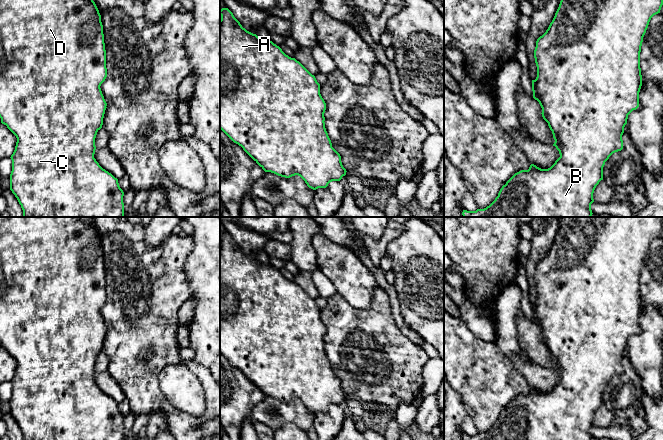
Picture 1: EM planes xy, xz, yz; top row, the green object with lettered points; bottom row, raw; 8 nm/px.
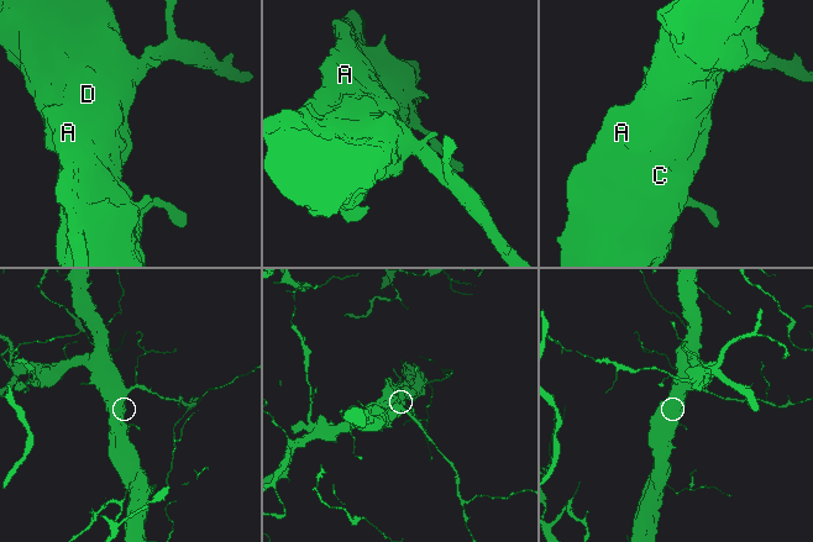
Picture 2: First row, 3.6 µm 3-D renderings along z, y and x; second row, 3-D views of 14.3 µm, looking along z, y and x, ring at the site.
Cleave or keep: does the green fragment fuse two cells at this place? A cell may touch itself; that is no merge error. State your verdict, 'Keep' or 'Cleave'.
Keep

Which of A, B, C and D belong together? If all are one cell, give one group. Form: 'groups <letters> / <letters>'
groups A B C D

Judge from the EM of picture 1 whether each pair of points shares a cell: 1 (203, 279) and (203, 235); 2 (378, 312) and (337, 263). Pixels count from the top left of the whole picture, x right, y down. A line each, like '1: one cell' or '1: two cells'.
1: one cell
2: two cells

